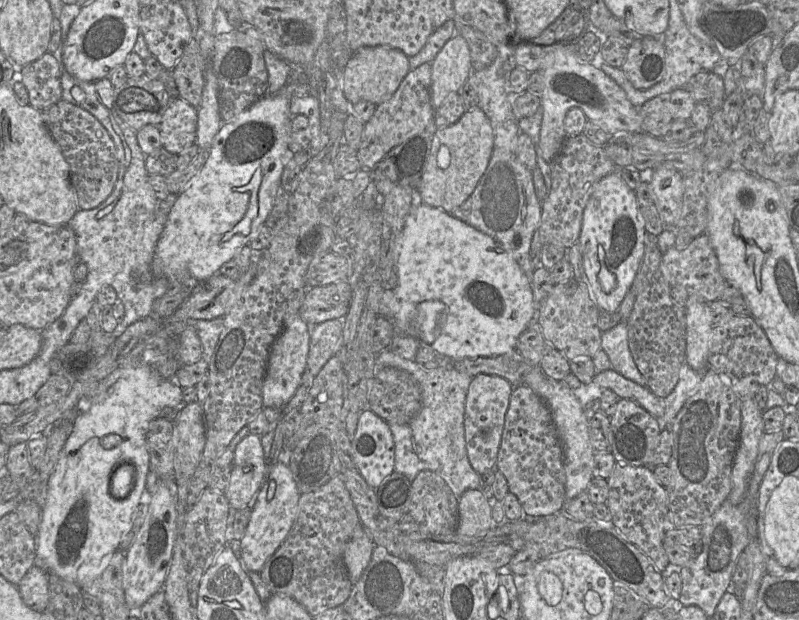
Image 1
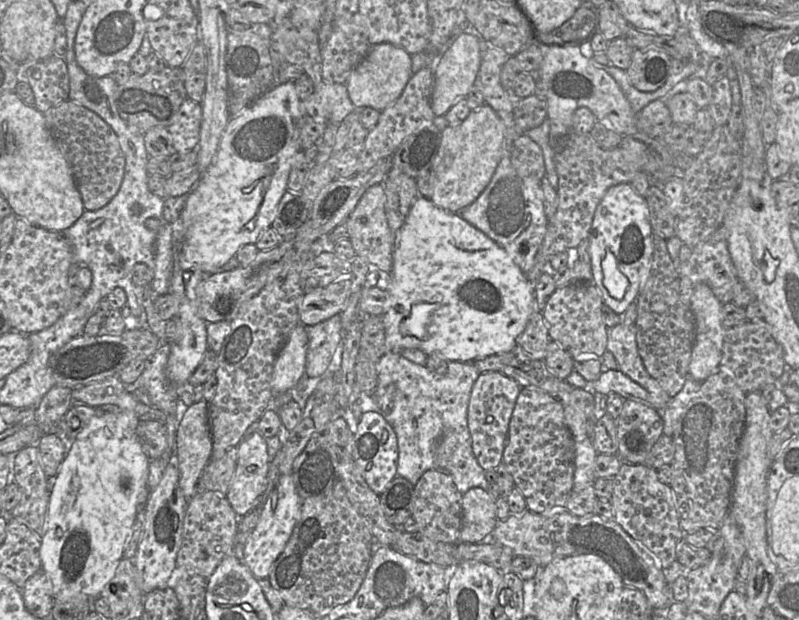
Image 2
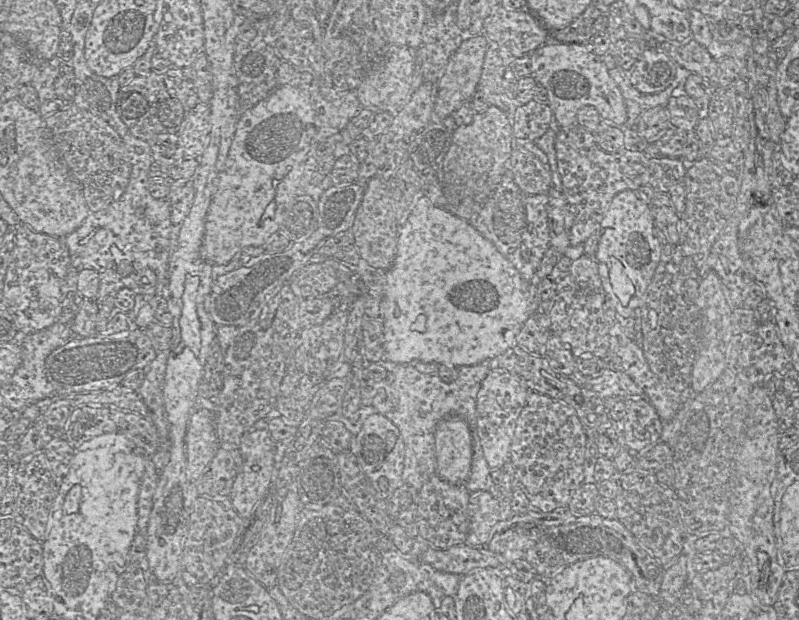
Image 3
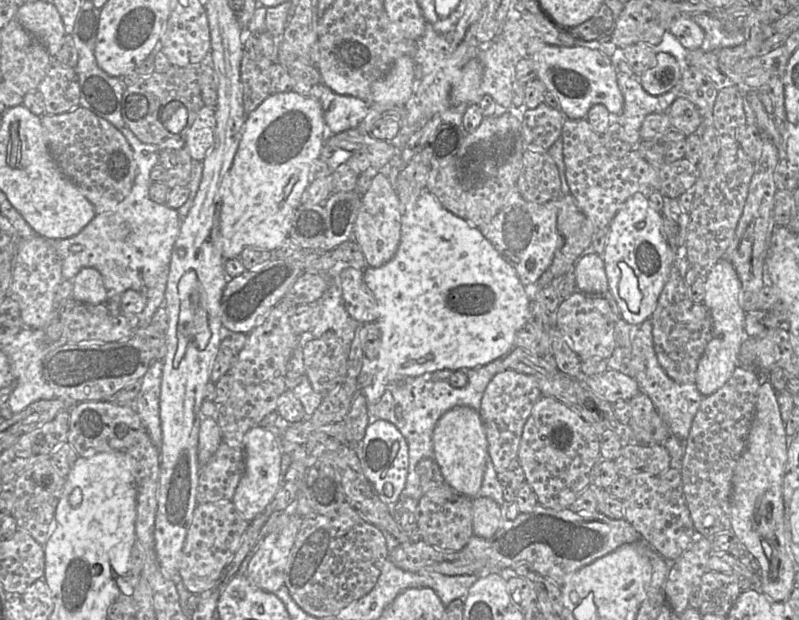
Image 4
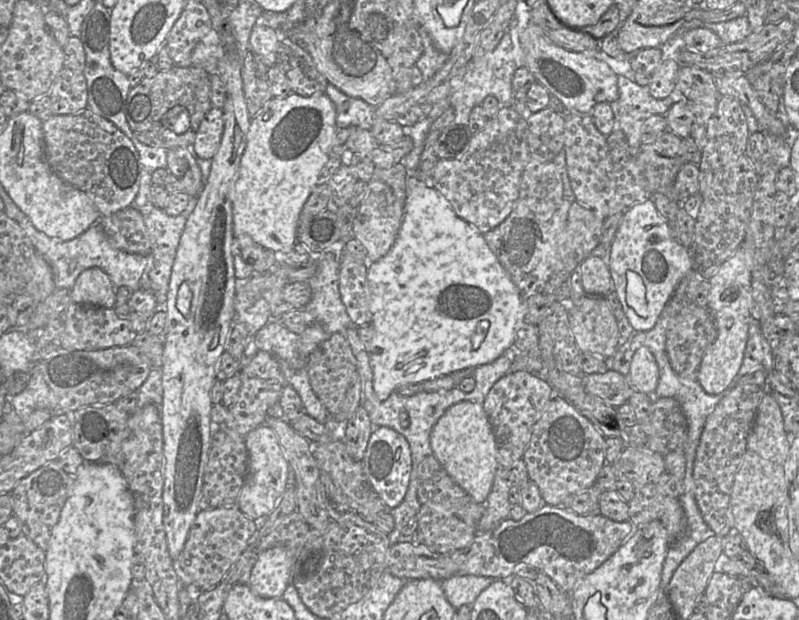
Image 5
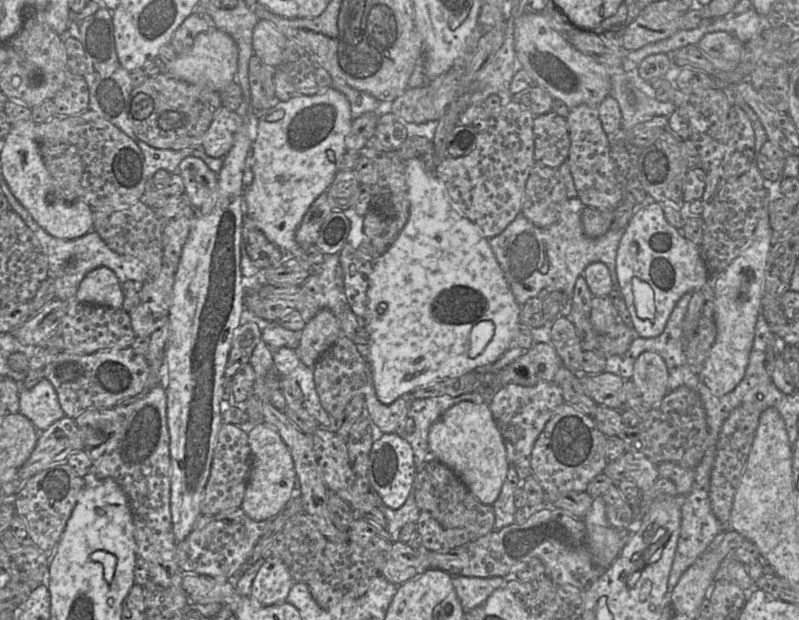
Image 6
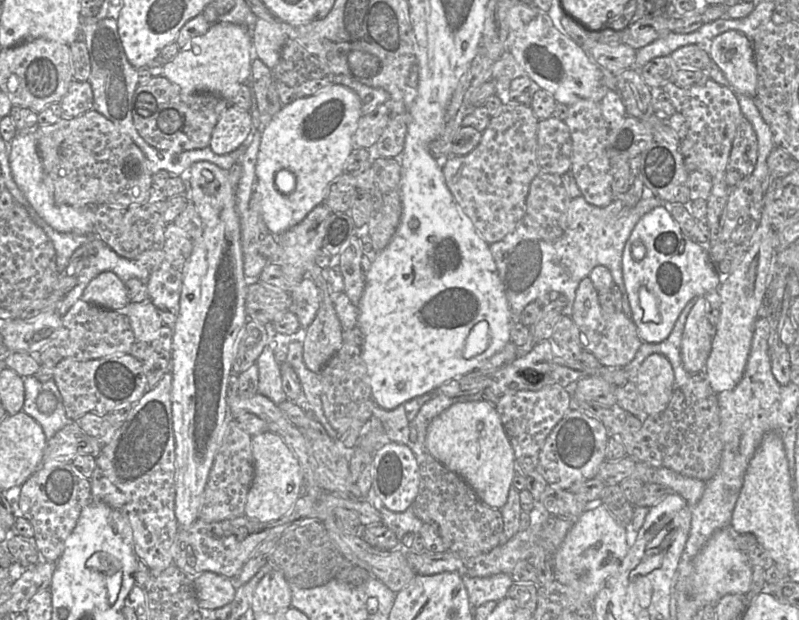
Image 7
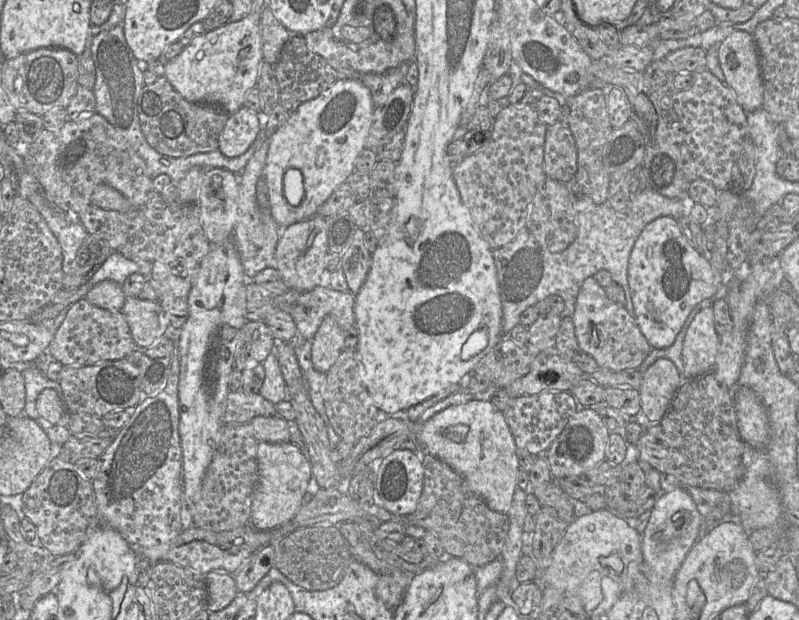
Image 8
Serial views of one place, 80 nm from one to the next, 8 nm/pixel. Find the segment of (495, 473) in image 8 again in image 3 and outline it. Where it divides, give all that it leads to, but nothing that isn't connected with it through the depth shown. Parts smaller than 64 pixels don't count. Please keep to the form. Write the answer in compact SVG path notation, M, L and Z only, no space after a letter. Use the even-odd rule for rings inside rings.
M449 417L439 423L435 432L437 474L452 484L463 484L472 463L472 438L467 423Z

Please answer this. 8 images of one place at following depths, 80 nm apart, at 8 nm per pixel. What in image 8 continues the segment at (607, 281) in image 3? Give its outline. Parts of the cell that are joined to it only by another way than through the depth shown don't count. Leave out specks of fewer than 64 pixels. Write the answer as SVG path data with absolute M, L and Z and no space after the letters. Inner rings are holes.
M659 217L648 223L630 253L628 282L637 324L652 348L671 346L692 310L704 300L713 300L721 274L685 237L678 220Z

